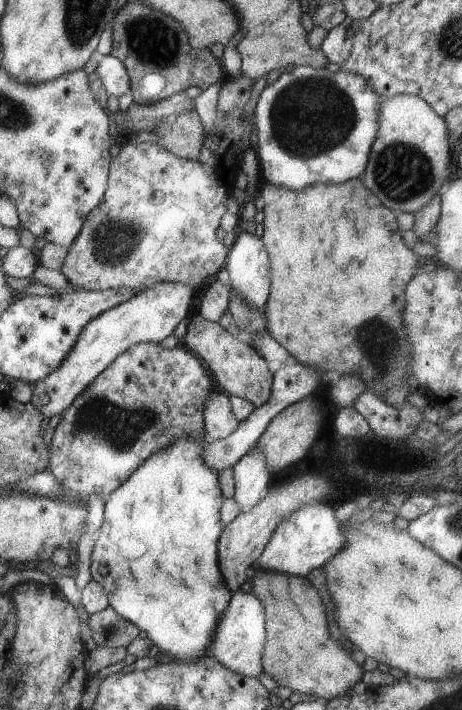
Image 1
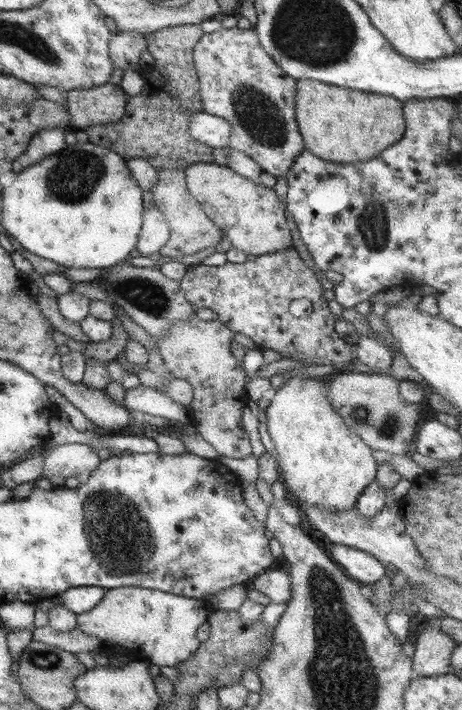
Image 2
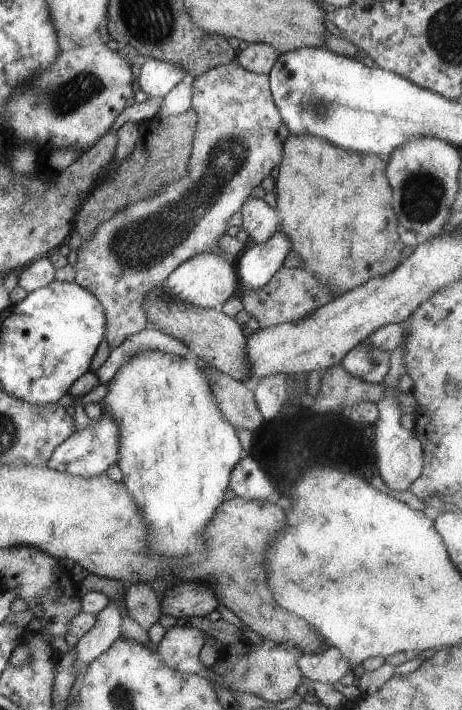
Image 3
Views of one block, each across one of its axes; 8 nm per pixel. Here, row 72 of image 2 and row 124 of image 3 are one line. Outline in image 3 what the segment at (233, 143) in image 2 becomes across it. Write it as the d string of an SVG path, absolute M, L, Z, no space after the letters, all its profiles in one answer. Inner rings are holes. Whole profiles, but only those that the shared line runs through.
M235 58L228 64L206 70L191 82L191 108L196 111L198 120L188 172L180 180L163 186L160 193L128 205L100 224L90 239L82 241L71 258L75 283L91 292L103 306L110 352L128 336L151 327L142 308L148 291L158 287L180 264L193 256L210 251L226 253L219 247L218 240L226 234L230 216L241 210L252 190L281 163L283 144L290 136L274 102L268 75L246 70Z

